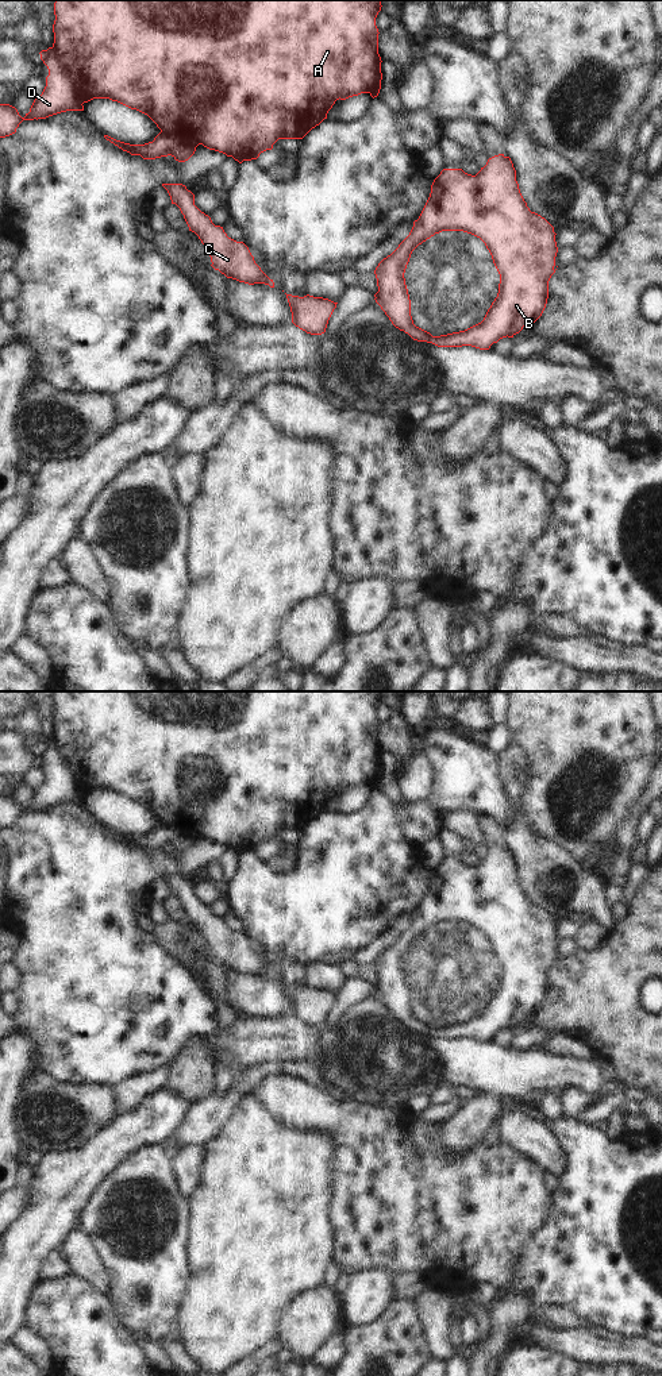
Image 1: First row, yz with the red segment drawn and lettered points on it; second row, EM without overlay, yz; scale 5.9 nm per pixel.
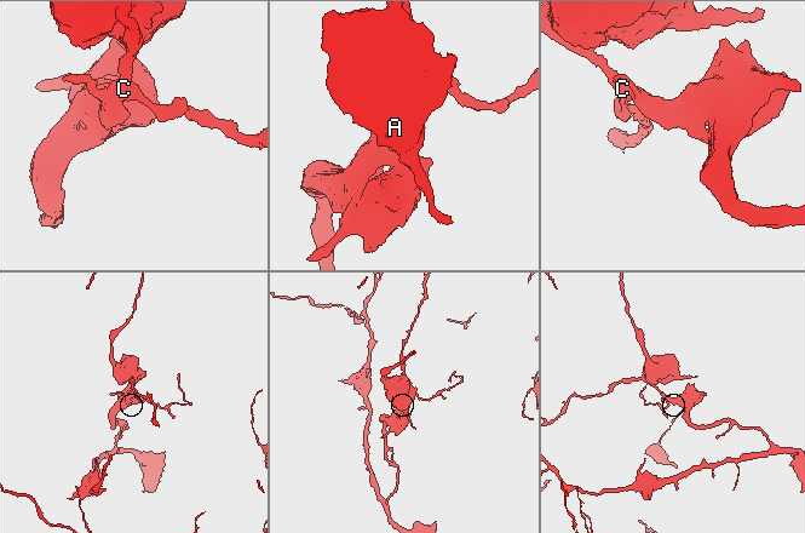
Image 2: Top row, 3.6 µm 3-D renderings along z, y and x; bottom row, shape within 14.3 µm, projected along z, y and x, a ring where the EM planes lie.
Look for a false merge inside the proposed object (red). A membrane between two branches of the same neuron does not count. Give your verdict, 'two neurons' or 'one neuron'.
two neurons

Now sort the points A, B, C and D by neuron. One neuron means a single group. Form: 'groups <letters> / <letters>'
groups A / B C D

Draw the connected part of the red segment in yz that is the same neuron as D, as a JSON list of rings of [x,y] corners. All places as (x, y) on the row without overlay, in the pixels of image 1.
[[[54,739],[42,741],[39,745],[49,760],[46,778],[24,809],[19,806],[15,798],[0,795],[0,829],[15,825],[23,812],[46,810],[66,802],[84,802],[84,797],[77,791],[72,775],[62,762]]]

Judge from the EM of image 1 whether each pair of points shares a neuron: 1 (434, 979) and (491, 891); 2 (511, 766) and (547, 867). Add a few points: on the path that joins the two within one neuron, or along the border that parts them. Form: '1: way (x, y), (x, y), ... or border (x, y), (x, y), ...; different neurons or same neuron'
1: way (455, 958), (476, 937), (476, 922), (481, 913); same neuron
2: way (518, 791), (520, 798), (522, 841); same neuron

